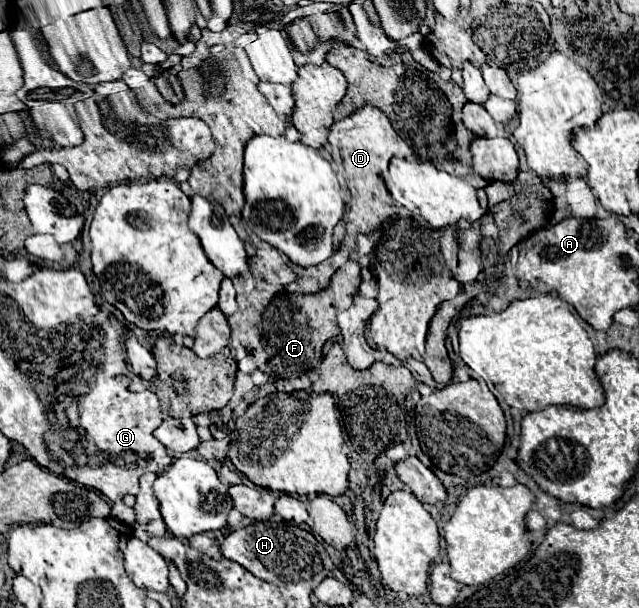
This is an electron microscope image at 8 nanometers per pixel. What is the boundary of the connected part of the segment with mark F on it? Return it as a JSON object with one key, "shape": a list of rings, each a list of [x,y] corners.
{"shape":[[[352,257],[332,275],[328,289],[320,293],[278,293],[264,311],[264,333],[260,345],[256,347],[256,351],[252,351],[258,361],[258,369],[274,379],[292,379],[314,369],[322,359],[322,345],[340,333],[336,315],[352,305],[352,299],[358,293],[361,281],[360,267]]]}

